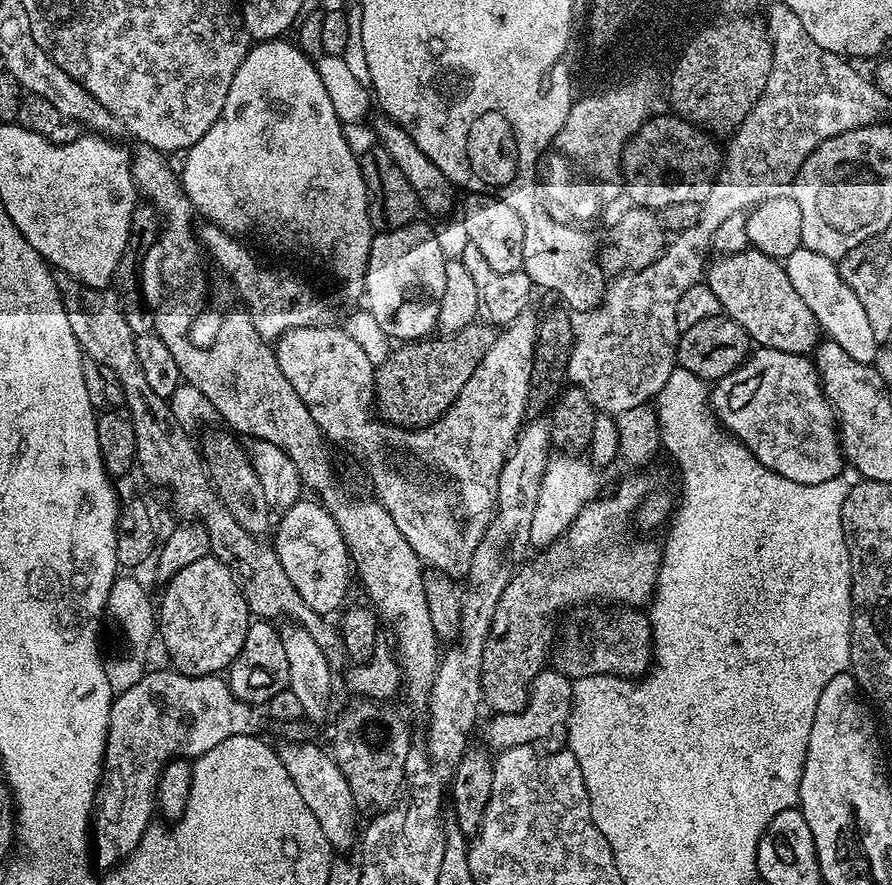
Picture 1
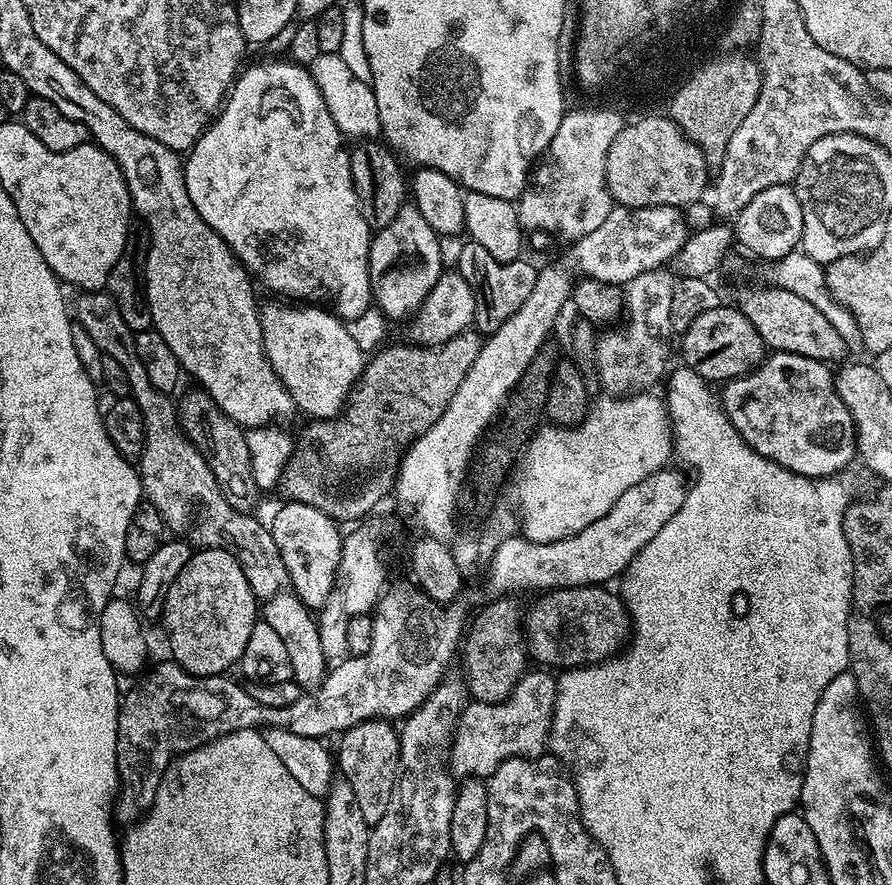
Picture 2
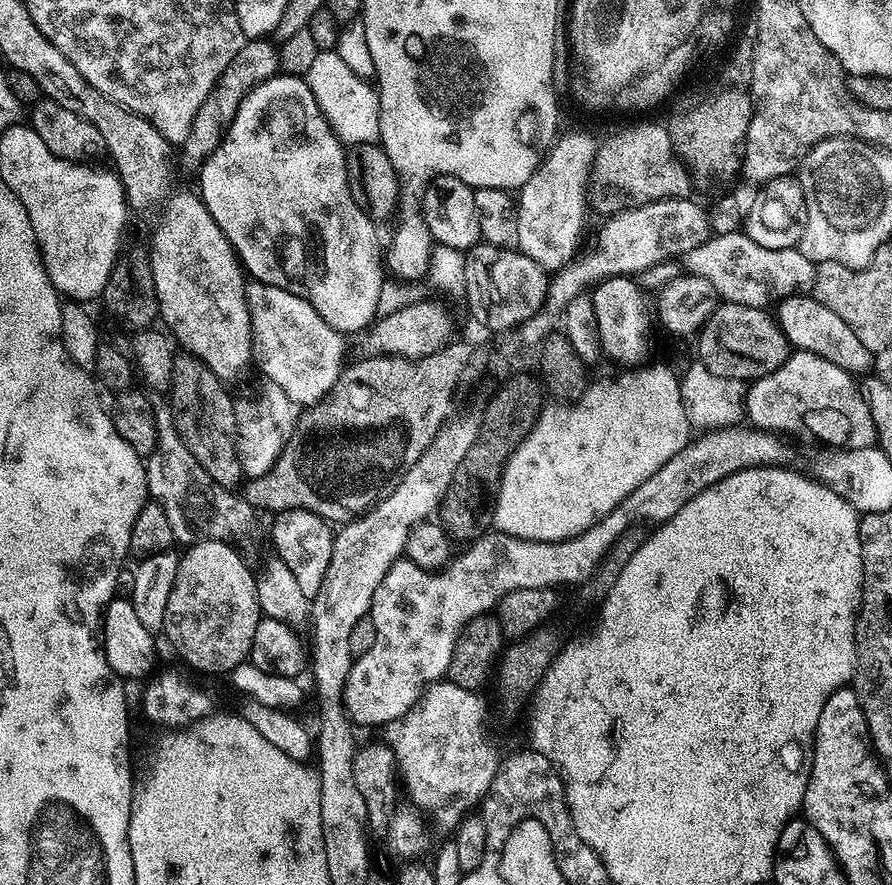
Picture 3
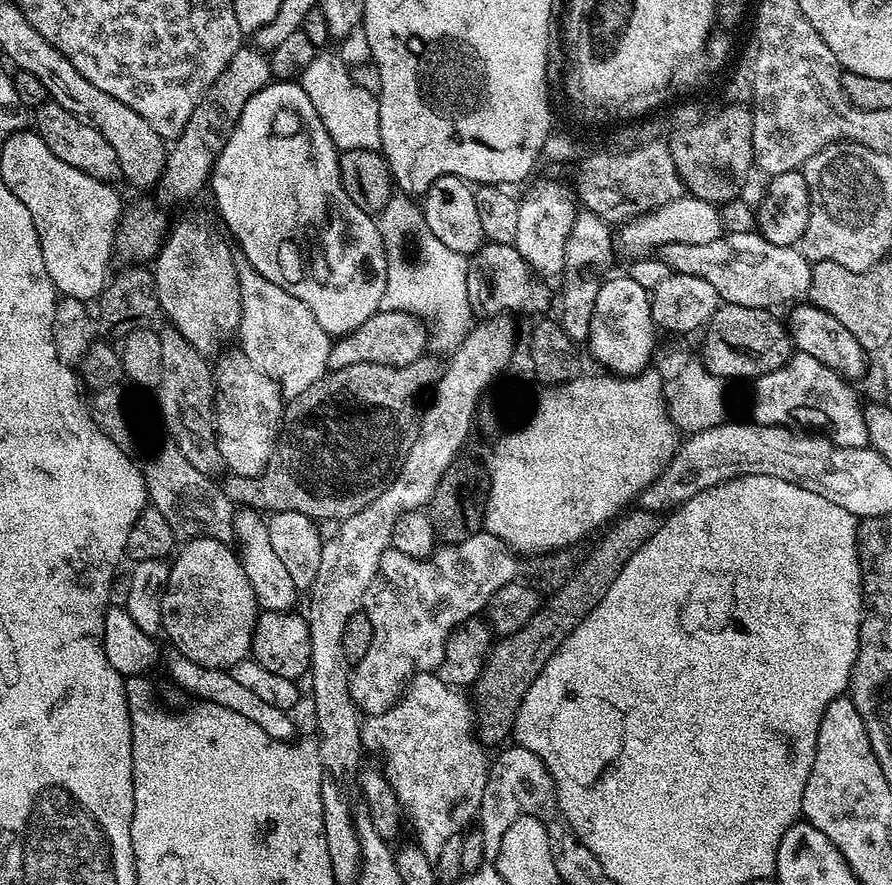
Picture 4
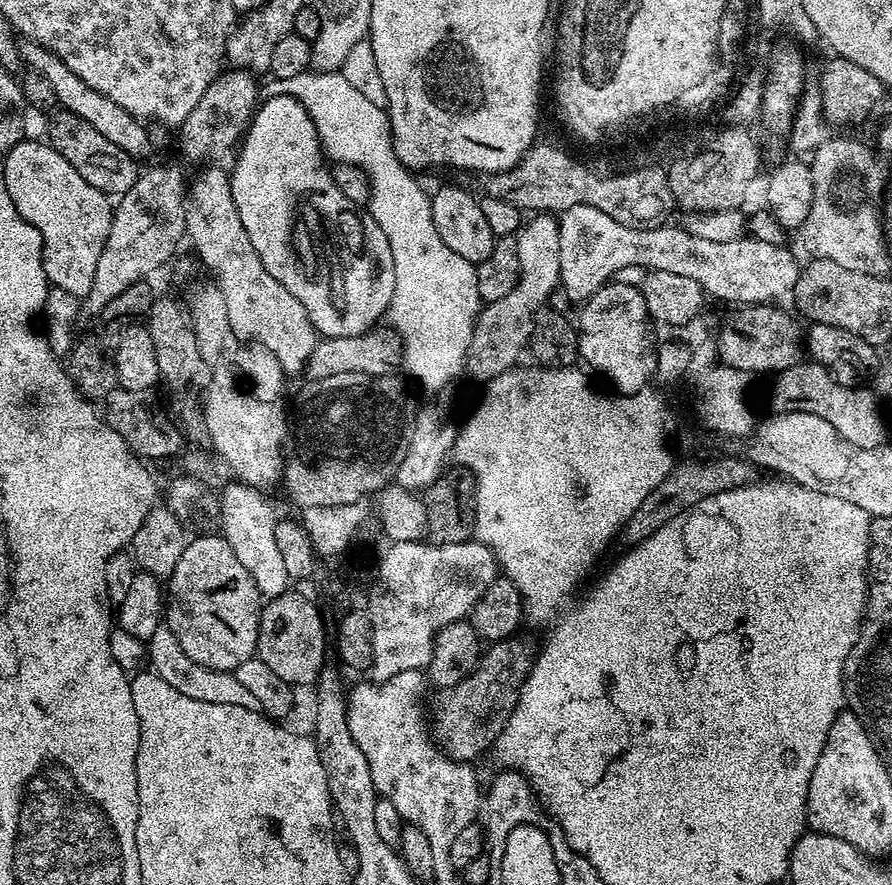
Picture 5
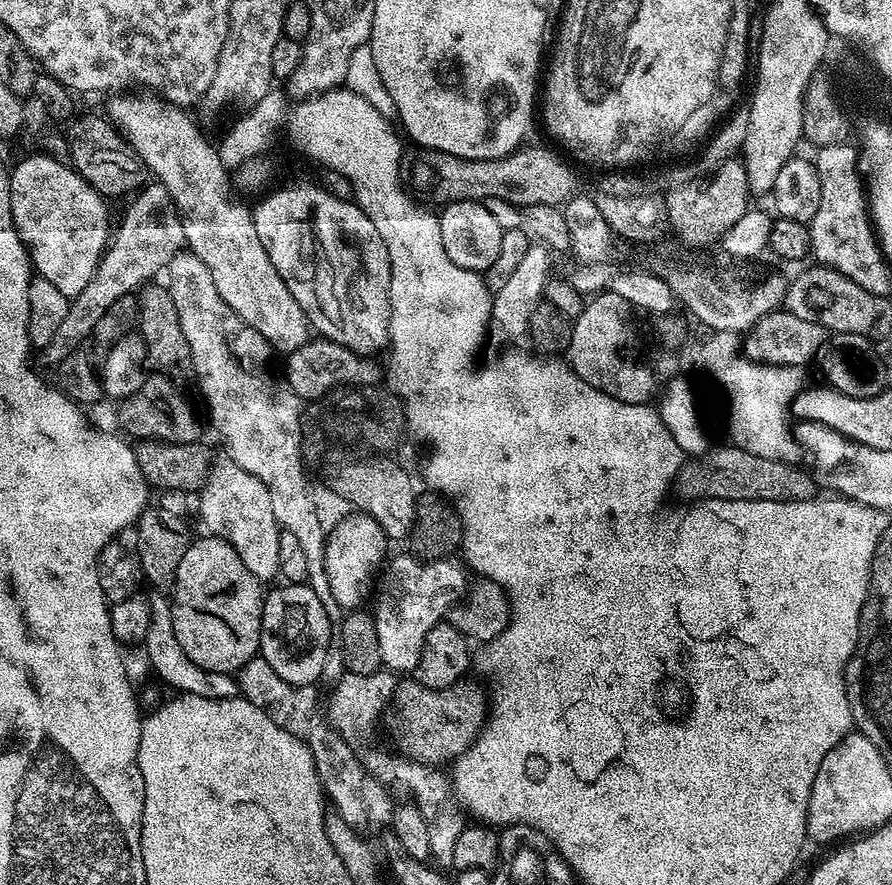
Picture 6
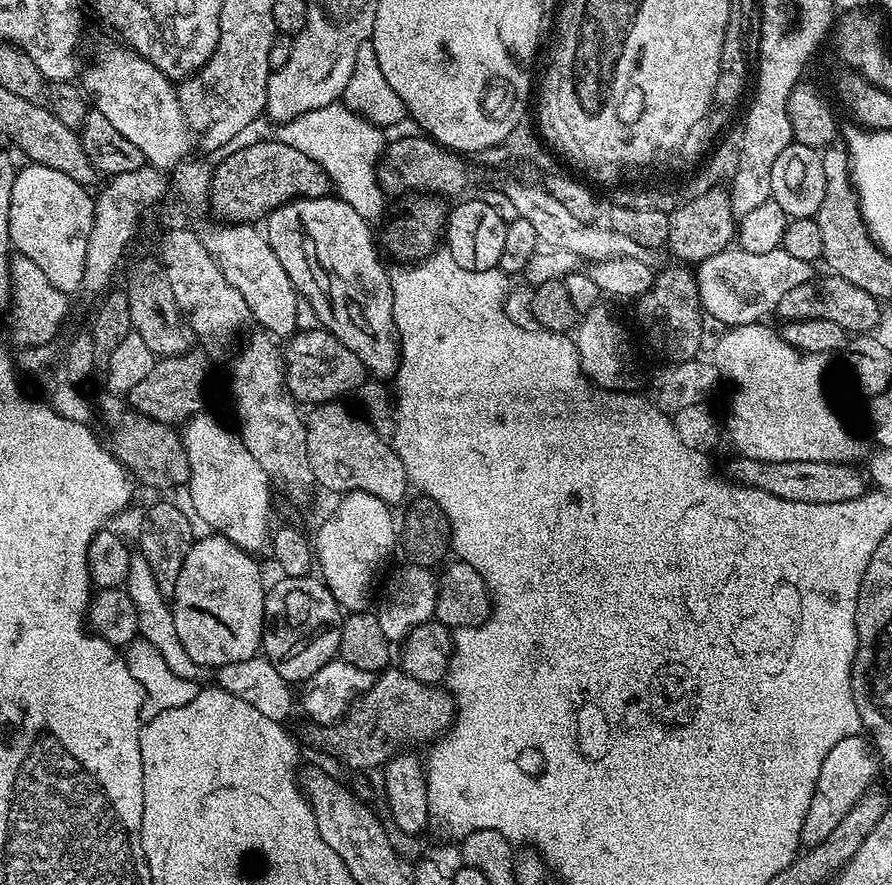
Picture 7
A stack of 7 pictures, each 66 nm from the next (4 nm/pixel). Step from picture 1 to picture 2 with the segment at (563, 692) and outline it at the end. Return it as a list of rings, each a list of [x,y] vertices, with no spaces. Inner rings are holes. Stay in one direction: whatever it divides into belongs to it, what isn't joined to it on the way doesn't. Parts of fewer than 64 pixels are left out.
[[[525,671],[516,683],[516,689],[502,702],[487,704],[477,700],[465,703],[462,719],[450,745],[450,771],[453,777],[487,778],[510,758],[535,758],[545,751],[556,705],[557,677],[551,671],[532,671]]]

